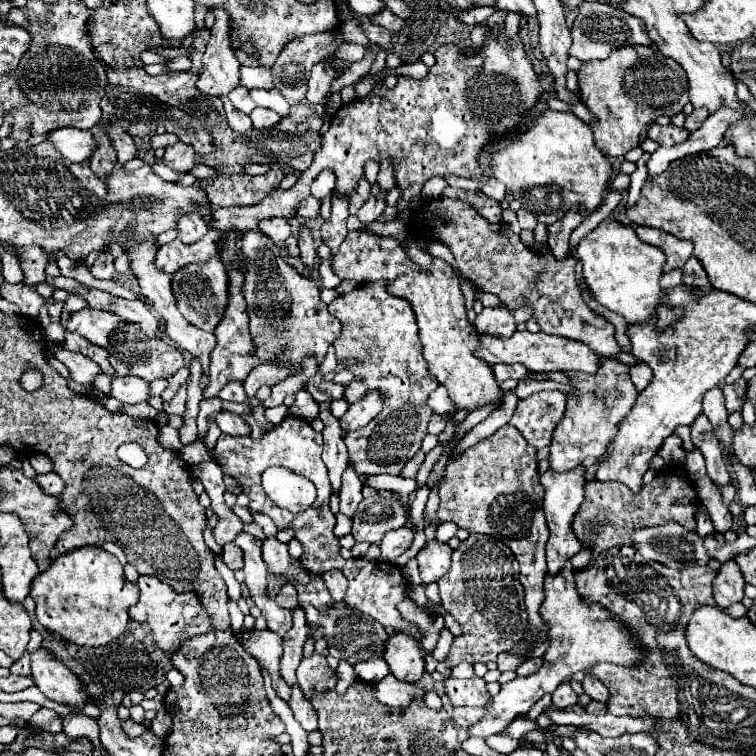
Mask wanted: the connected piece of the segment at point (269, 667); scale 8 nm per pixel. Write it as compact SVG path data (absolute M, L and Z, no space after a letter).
M241 628L241 630L231 630L233 636L245 646L245 650L267 670L267 674L273 680L273 690L281 700L289 700L291 688L285 684L279 672L279 660L283 656L283 640L277 638L271 630L257 630L257 628Z

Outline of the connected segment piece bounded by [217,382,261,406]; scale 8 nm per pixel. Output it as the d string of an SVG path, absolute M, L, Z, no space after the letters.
M229 382L227 386L221 388L221 394L217 394L221 400L227 400L227 402L257 404L261 406L260 400L257 398L249 398L245 396L243 392L243 382Z

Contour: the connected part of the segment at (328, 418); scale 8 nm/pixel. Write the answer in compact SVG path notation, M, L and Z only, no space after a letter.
M323 410L319 414L319 418L325 424L325 430L323 430L323 442L325 442L323 462L325 462L327 470L329 470L331 492L333 494L339 494L339 490L341 490L341 474L349 466L347 446L343 442L343 432L339 428L339 420L329 410Z

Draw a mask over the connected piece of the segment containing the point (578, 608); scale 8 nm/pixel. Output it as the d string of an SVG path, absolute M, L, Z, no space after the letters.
M571 560L555 574L555 576L545 576L543 582L543 592L545 598L541 602L539 614L543 622L549 626L549 648L545 652L545 664L541 670L533 676L521 678L515 676L511 682L503 684L499 694L491 698L491 708L481 718L477 724L467 728L467 736L479 736L487 738L491 734L497 734L505 730L515 718L525 716L529 708L541 700L545 694L553 694L555 688L571 678L575 672L587 672L591 666L599 662L609 662L615 666L625 666L625 668L637 668L645 664L645 646L641 644L639 636L633 636L627 624L623 624L617 616L613 616L607 608L603 608L597 602L585 602L581 594L577 592L575 578L573 578L573 566Z

